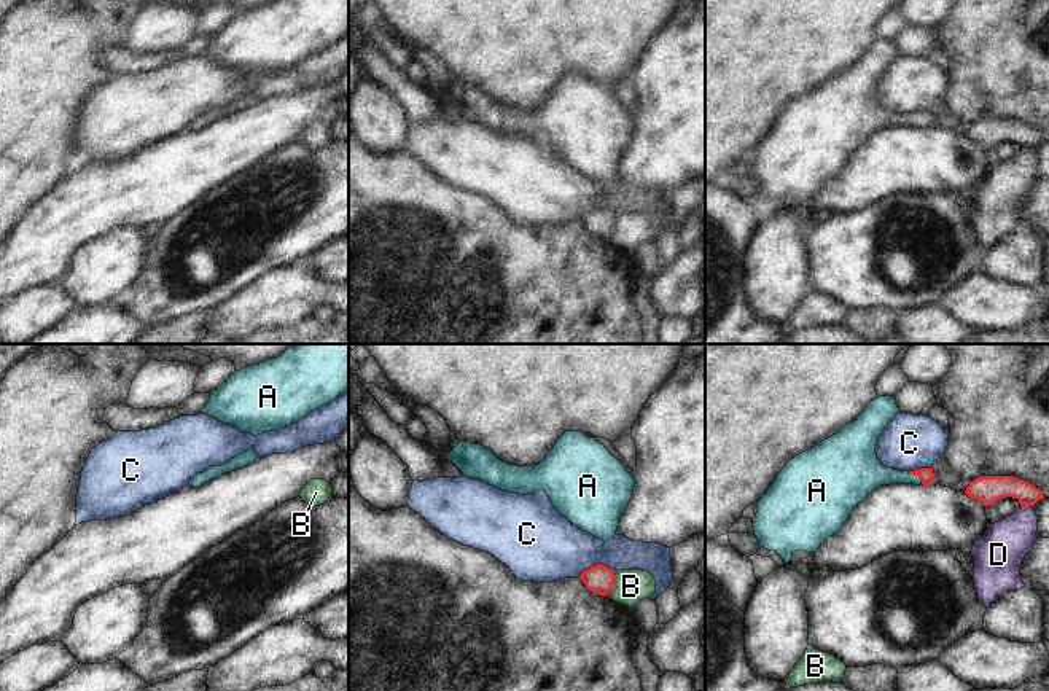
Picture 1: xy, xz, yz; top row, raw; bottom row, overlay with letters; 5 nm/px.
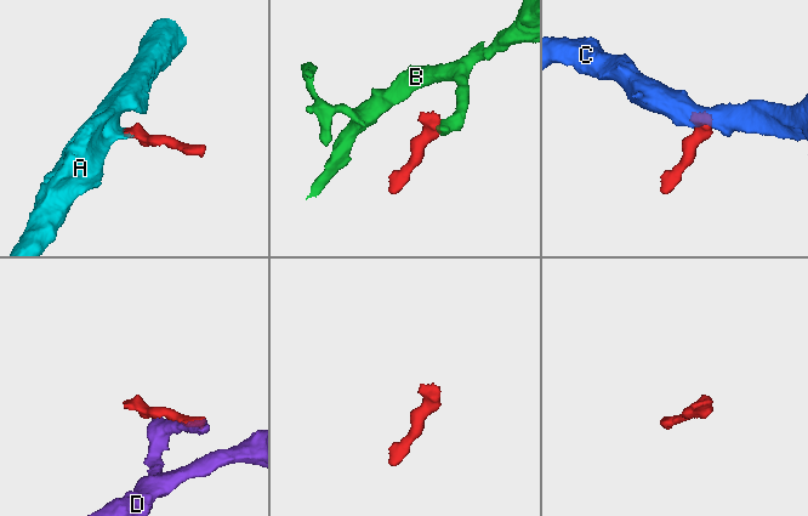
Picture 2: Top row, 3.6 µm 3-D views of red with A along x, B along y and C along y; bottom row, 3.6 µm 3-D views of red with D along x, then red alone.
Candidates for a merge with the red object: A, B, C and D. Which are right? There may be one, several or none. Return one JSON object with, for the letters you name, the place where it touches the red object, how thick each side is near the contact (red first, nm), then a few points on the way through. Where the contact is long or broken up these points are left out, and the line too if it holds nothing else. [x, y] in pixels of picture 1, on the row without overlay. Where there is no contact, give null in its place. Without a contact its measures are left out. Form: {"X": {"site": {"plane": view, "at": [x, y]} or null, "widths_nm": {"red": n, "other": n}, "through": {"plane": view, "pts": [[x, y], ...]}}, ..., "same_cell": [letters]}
{"A": {"site": {"plane": "yz", "at": [916, 118]}, "widths_nm": {"red": 70, "other": 180}, "through": {"plane": "yz", "pts": [[927, 118], [916, 118], [882, 120], [866, 117]]}}, "same_cell": ["A"]}

